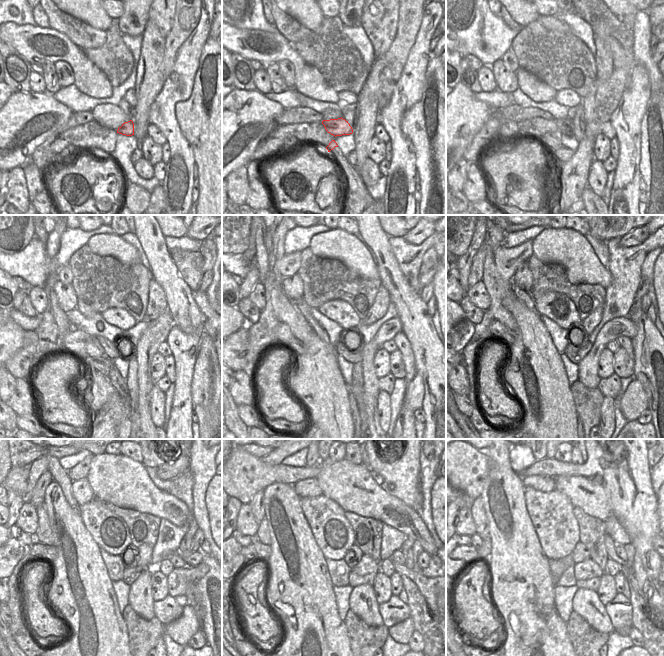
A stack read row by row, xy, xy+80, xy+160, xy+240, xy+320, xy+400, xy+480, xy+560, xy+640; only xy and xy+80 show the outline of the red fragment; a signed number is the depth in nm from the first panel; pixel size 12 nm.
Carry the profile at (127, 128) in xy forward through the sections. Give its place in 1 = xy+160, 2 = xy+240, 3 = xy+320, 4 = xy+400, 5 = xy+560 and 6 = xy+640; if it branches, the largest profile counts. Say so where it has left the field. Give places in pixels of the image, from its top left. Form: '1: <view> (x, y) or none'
1: xy+160 (549, 132)
2: xy+240 (82, 345)
3: xy+320 (285, 336)
4: xy+400 (498, 330)
5: xy+560 (260, 551)
6: xy+640 (469, 553)

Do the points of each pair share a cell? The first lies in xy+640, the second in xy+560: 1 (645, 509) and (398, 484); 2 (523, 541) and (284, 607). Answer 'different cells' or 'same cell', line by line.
1: same cell
2: same cell

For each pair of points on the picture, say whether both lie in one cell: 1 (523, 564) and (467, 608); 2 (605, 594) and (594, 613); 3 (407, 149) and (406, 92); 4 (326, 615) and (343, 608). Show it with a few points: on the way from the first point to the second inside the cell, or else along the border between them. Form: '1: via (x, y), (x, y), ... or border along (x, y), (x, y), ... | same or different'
1: border along (492, 603), (495, 608) | different
2: border along (595, 591), (603, 605) | different
3: via (396, 135), (395, 109), (397, 106) | same
4: border along (332, 587), (338, 616), (343, 621) | different

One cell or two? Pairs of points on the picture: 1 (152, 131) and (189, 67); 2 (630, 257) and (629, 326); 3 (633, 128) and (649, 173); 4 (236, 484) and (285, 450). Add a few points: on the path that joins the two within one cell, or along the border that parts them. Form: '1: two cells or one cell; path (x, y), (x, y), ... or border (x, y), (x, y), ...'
1: two cells; border (150, 123), (158, 128), (166, 142)
2: two cells; border (625, 316), (613, 318), (603, 325)
3: two cells; border (641, 126), (641, 174)
4: two cells; border (260, 459), (271, 465), (281, 463)

